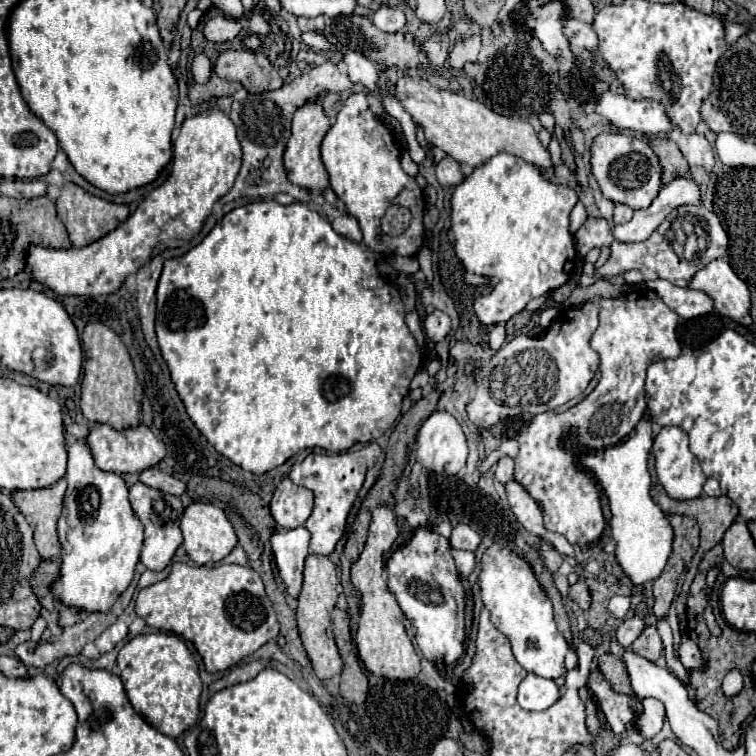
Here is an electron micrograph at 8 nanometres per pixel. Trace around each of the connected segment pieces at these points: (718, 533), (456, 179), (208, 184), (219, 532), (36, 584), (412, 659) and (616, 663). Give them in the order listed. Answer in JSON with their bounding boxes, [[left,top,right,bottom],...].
[[651,484,737,621],[437,156,463,186],[25,110,241,296],[181,502,237,564],[31,558,59,610],[351,506,421,680],[599,654,635,698]]

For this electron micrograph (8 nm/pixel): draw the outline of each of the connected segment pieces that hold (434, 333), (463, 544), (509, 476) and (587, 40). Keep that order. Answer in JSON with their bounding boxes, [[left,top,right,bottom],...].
[[423,310,451,342],[451,524,481,552],[495,458,513,484],[563,18,597,50]]

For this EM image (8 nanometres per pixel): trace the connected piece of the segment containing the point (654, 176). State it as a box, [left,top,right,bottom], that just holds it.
[591,134,661,210]

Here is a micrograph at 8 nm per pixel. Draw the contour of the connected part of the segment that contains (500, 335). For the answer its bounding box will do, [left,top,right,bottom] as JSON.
[489,324,506,350]

